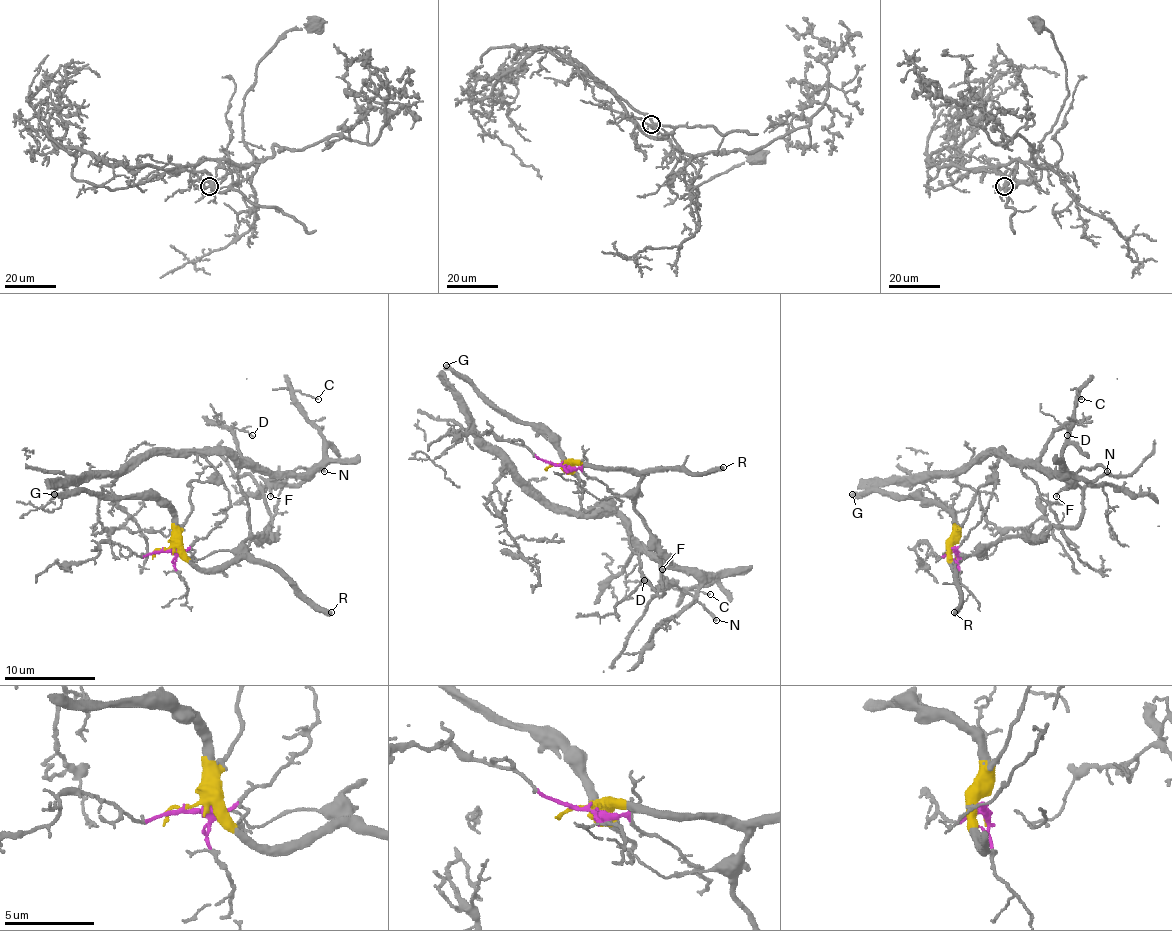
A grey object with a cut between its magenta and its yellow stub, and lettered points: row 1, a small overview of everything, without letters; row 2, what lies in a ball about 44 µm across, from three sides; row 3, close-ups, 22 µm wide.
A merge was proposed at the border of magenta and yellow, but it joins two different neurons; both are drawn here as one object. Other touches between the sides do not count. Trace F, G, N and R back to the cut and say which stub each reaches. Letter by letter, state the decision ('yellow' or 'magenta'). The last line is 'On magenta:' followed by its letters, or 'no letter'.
F: yellow
G: yellow
N: yellow
R: yellow
On magenta: no letter

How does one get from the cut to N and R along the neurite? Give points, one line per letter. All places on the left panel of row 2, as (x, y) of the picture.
N: (166, 549), (207, 569), (228, 567), (268, 526), (264, 488), (298, 467), (325, 472)
R: (166, 549), (178, 547), (207, 569), (259, 558), (332, 612)

